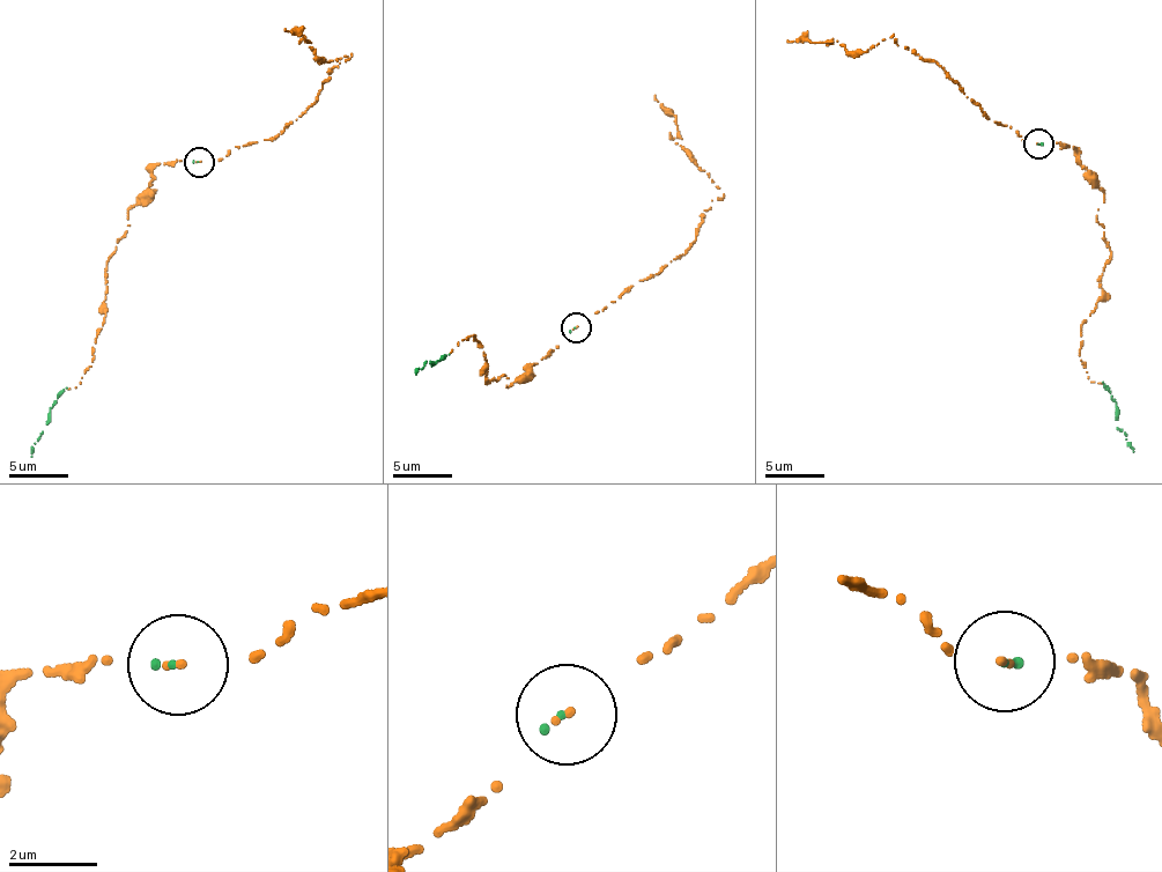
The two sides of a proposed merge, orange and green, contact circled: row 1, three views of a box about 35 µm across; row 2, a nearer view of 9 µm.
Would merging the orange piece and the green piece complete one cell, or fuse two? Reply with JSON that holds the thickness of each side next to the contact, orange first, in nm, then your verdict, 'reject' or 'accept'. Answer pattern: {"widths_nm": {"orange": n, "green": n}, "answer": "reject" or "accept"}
{"widths_nm": {"orange": 90, "green": 110}, "answer": "reject"}

